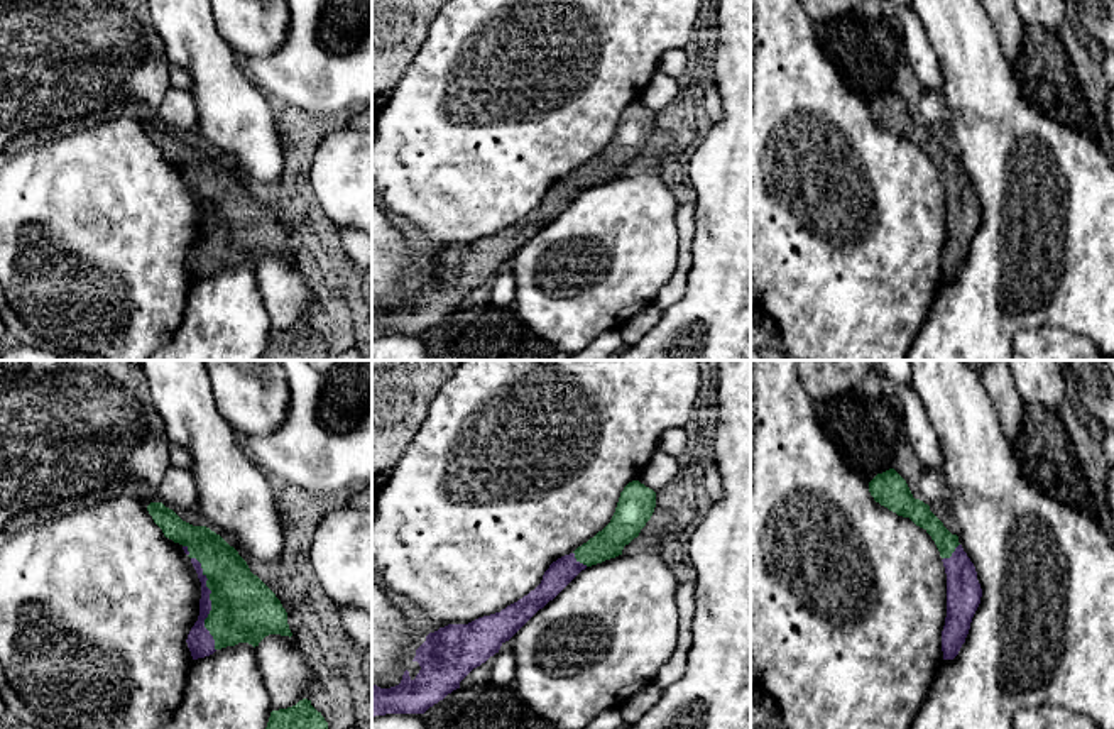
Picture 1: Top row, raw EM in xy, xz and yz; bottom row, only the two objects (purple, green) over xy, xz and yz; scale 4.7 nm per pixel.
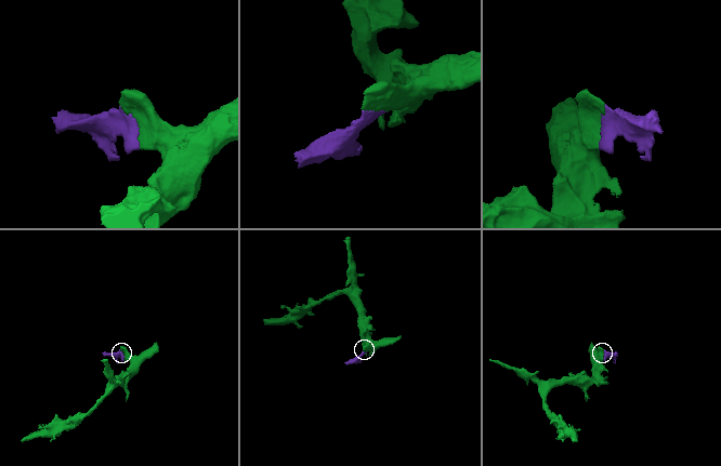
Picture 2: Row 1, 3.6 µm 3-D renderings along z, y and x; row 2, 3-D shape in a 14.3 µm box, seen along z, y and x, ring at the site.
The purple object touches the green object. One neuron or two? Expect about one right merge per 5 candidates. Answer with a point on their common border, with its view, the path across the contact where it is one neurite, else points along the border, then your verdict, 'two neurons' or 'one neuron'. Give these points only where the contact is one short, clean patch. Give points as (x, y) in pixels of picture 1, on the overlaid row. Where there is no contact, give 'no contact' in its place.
xy (210, 602) | one neuron

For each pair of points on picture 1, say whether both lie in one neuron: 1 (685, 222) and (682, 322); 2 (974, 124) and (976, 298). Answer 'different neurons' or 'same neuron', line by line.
1: different neurons
2: same neuron

